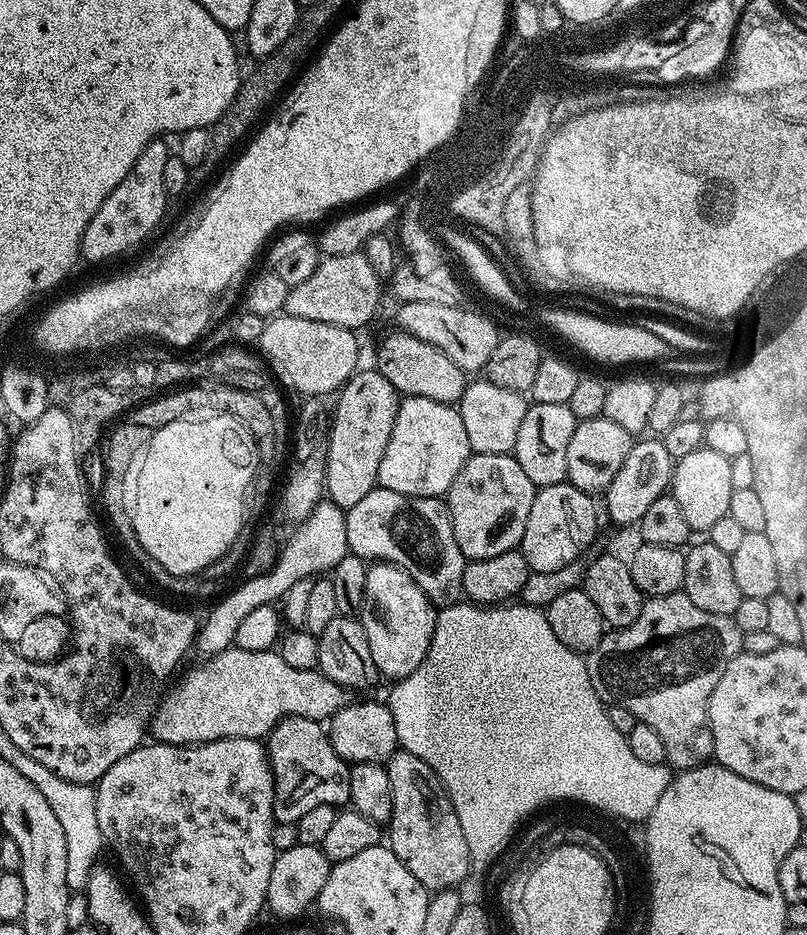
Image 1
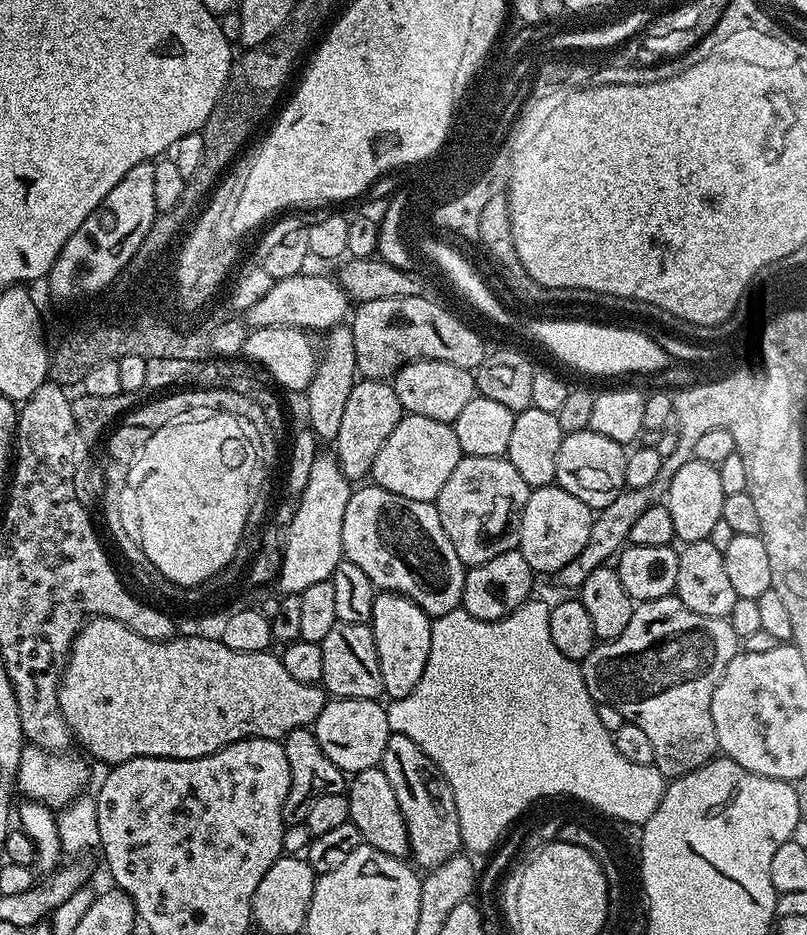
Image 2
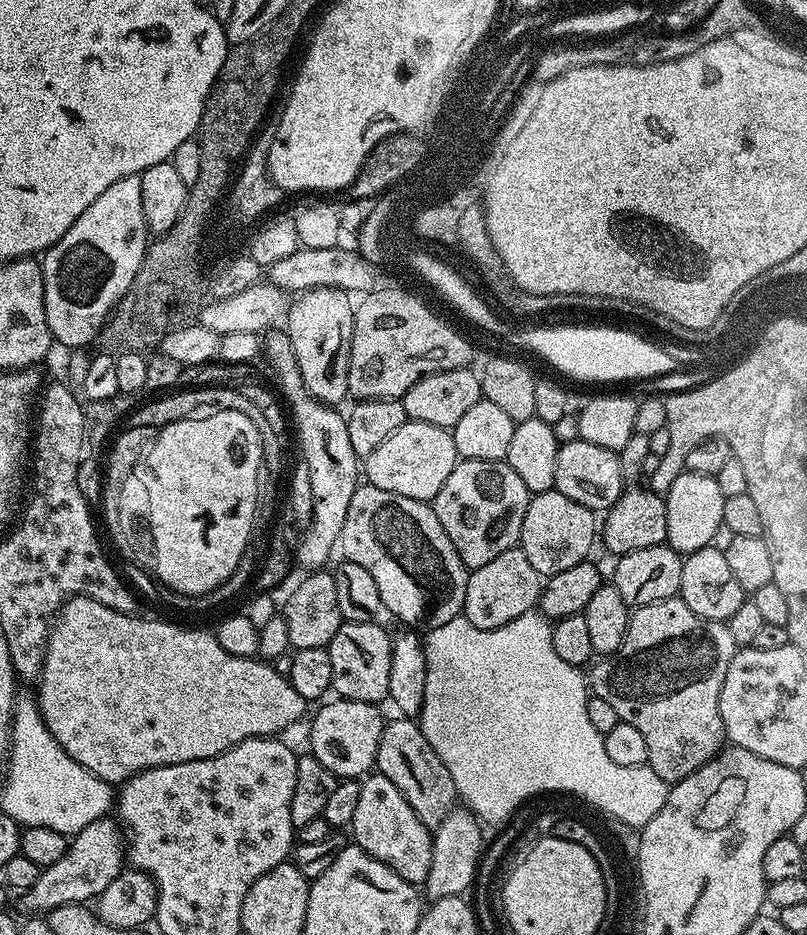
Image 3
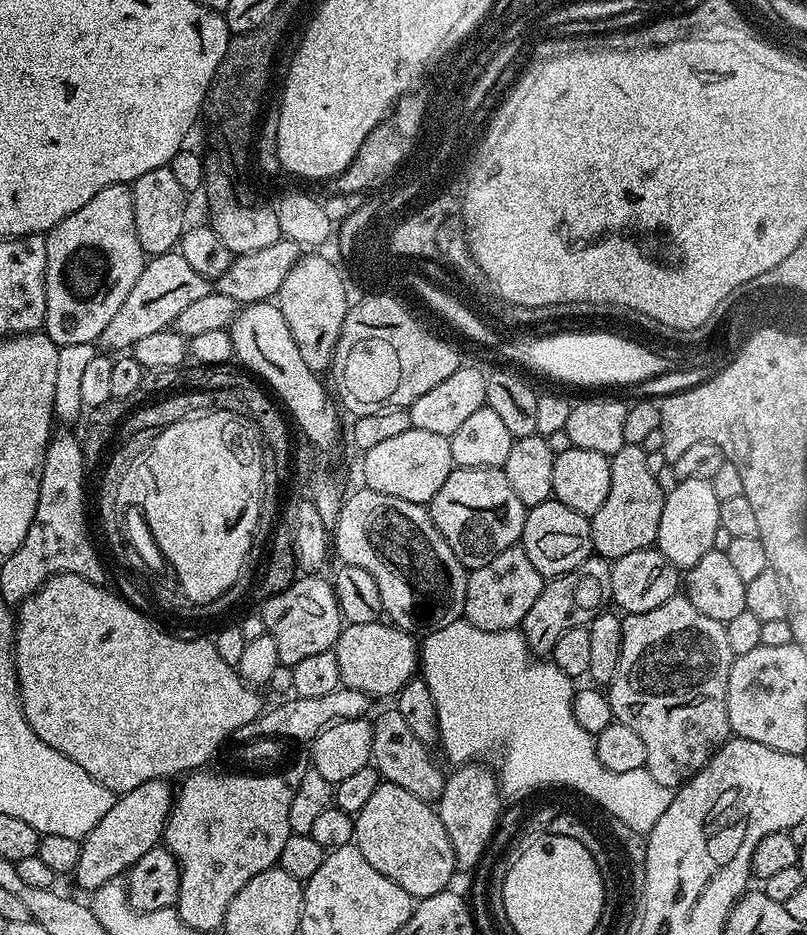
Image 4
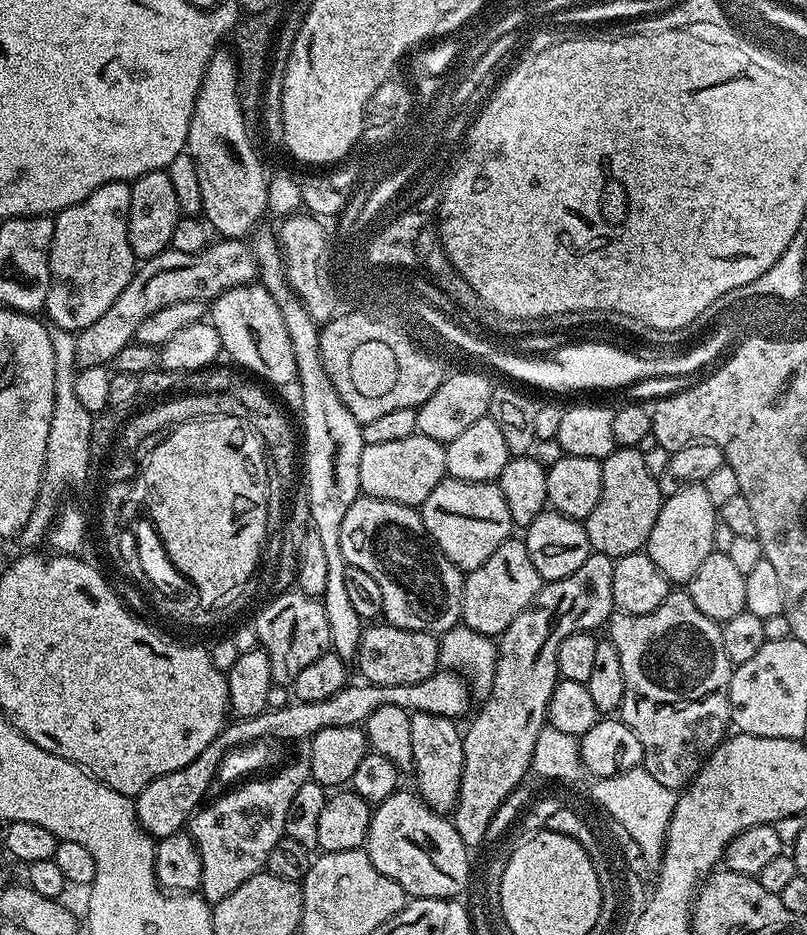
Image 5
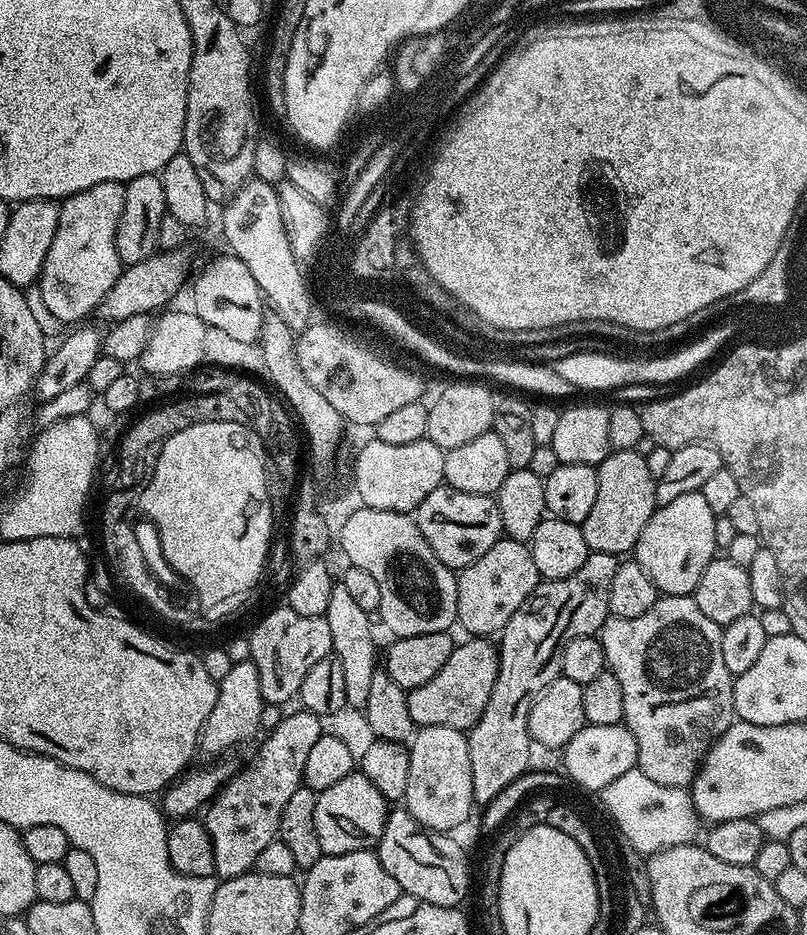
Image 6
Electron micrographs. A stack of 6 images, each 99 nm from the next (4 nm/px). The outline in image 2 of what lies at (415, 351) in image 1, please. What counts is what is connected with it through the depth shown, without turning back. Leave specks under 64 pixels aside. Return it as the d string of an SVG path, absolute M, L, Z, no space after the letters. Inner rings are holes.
M412 360L396 371L390 383L407 415L434 418L443 424L455 422L458 414L462 414L466 402L478 395L476 377L469 369L441 360Z

